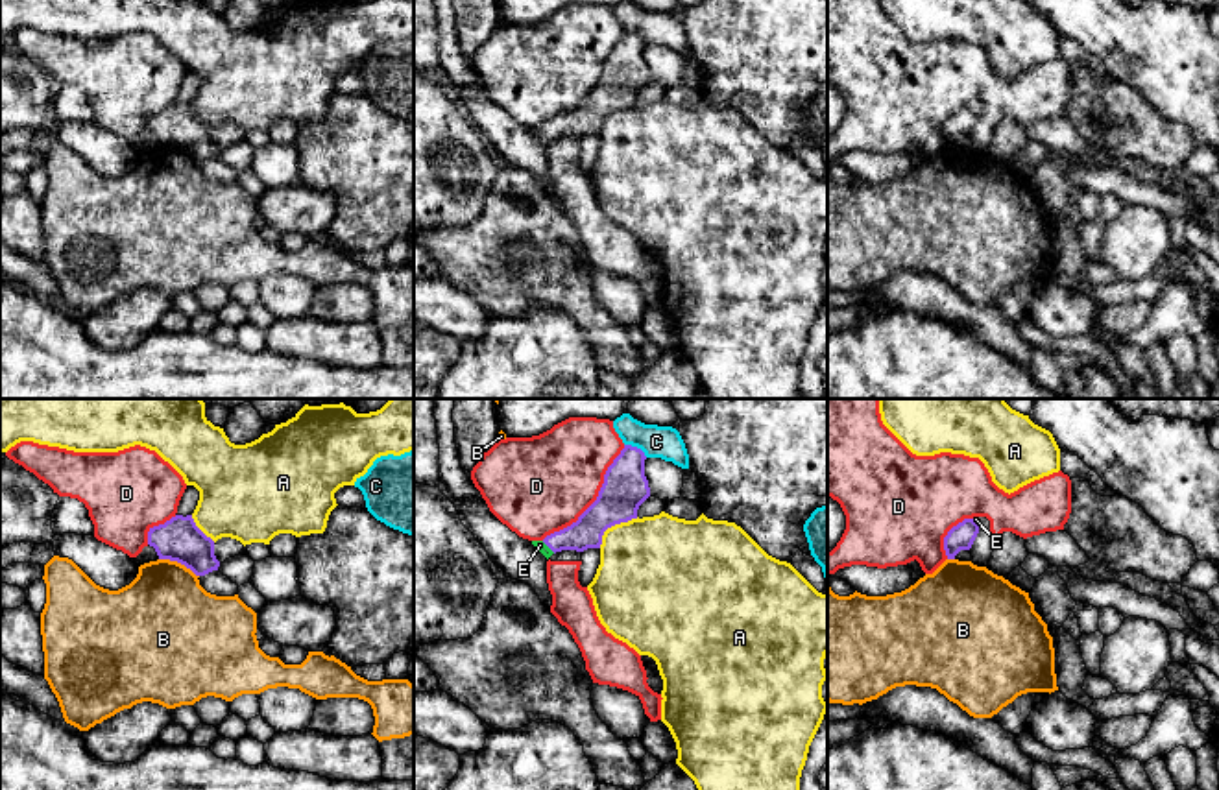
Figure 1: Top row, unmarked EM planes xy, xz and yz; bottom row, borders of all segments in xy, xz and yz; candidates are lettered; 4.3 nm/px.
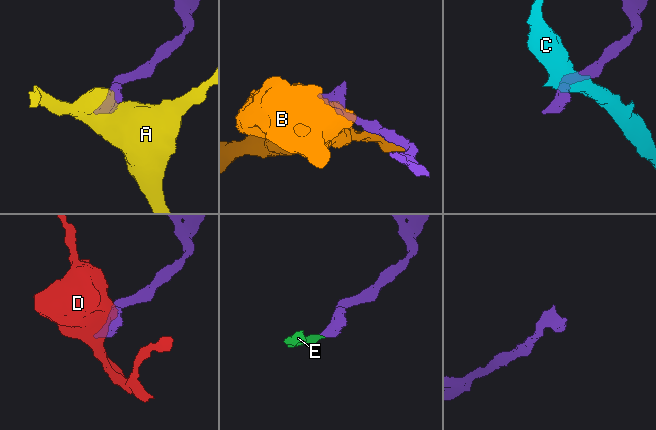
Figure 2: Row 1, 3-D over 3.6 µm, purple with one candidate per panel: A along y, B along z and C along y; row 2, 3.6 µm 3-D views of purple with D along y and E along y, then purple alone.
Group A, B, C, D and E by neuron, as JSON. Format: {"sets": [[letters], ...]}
{"sets": [["A"], ["B"], ["C"], ["D"], ["E"]]}

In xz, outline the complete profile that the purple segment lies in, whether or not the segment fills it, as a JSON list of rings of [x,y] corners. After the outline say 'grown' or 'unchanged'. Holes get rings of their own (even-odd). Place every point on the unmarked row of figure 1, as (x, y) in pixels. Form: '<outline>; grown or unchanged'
[[[624,31],[604,61],[597,87],[571,113],[532,131],[549,146],[561,137],[600,135],[608,114],[637,105],[639,92],[650,83],[645,63],[645,39]]]; grown

